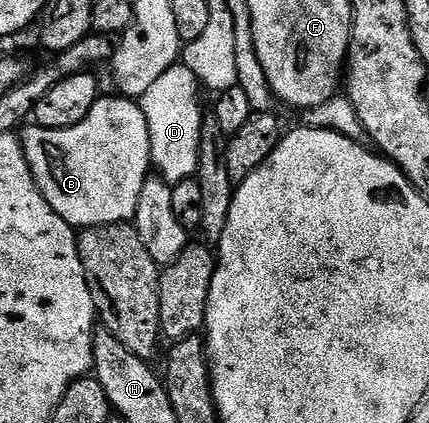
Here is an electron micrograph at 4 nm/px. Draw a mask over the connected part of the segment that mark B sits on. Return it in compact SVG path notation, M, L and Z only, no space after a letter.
M121 94L101 96L77 126L53 130L36 124L26 125L19 134L30 172L42 196L59 217L76 230L101 225L128 223L134 219L141 189L151 174L152 148L149 146L148 123L142 105Z

